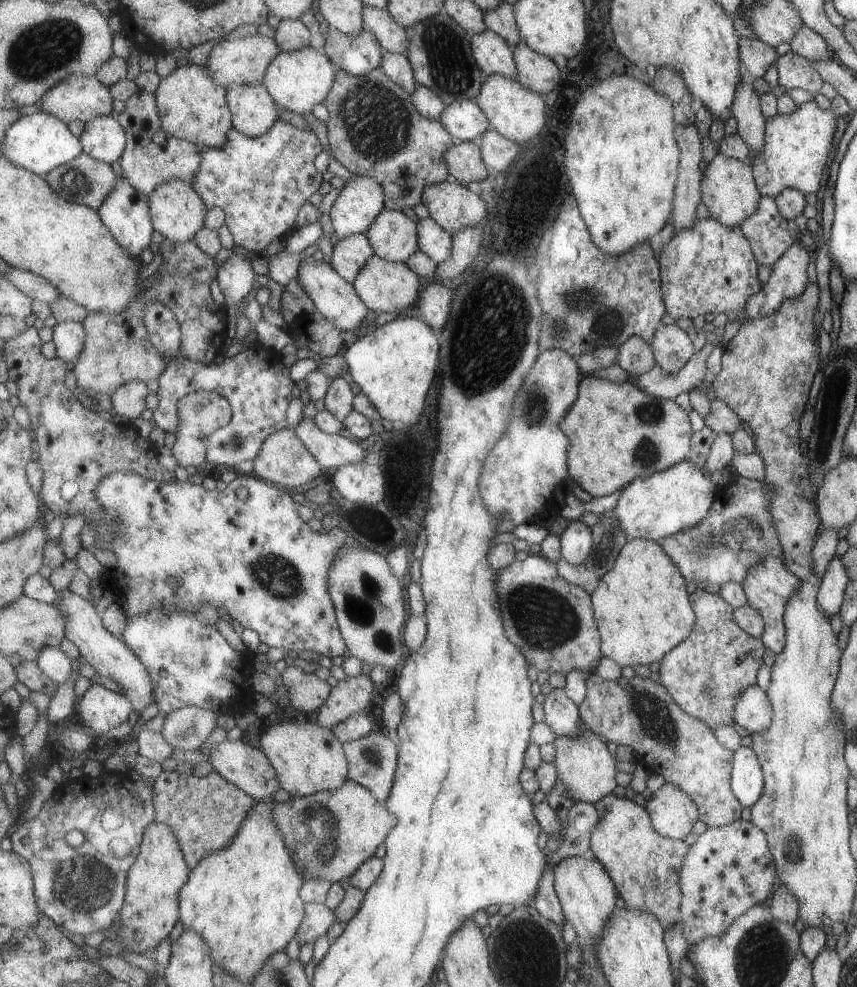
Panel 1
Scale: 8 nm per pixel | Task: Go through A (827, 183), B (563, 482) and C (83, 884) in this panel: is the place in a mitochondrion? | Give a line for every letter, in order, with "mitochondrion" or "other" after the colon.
A: other
B: other
C: mitochondrion

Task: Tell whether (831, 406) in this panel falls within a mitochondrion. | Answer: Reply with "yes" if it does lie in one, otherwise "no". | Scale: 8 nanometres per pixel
yes

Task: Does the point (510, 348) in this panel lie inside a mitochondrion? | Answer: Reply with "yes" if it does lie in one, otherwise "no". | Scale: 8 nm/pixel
yes

